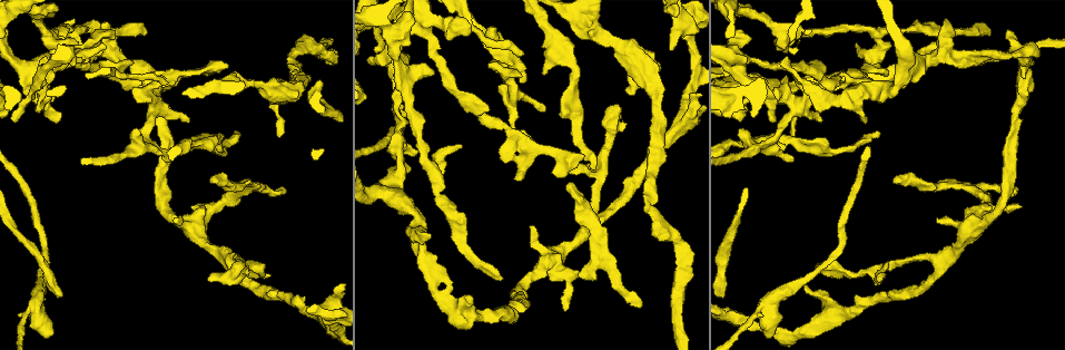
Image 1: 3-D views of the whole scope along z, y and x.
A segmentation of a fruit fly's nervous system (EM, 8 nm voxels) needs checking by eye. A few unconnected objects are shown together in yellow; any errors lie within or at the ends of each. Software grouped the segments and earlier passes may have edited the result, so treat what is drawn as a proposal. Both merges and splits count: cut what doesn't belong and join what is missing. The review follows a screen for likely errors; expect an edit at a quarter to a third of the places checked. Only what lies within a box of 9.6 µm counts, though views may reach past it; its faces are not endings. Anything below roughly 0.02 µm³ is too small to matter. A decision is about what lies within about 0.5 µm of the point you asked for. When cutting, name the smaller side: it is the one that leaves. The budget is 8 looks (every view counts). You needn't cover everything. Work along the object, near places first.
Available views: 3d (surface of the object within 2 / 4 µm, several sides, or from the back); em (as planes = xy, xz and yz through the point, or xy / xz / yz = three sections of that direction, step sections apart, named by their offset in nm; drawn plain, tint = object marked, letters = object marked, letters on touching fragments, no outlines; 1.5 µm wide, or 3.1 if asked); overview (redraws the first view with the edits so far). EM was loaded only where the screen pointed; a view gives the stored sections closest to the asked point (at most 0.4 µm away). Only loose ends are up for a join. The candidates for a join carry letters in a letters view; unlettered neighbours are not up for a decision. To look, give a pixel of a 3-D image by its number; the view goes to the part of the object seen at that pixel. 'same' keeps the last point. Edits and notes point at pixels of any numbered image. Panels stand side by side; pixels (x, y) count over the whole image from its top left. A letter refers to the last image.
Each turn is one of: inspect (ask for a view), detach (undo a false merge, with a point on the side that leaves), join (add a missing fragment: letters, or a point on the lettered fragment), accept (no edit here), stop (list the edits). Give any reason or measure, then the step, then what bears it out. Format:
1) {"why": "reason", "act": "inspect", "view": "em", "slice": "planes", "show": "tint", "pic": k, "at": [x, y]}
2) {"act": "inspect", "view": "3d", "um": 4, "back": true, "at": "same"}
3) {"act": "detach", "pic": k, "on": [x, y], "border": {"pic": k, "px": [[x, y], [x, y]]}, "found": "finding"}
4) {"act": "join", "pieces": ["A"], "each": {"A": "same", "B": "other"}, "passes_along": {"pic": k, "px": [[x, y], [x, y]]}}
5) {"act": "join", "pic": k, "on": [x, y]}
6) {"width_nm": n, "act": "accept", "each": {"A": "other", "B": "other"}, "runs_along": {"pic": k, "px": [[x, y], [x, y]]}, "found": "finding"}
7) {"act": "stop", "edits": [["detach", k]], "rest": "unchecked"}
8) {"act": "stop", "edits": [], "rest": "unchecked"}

{"why": "branch stops here", "act": "inspect", "view": "em", "slice": "xy", "step": 8, "show": "letters", "pic": 1, "at": [413, 156]}

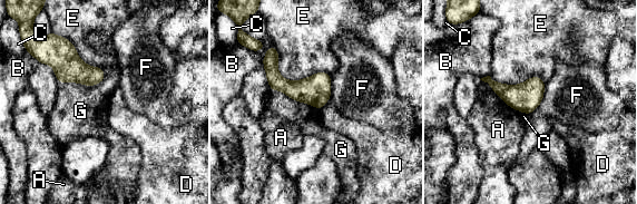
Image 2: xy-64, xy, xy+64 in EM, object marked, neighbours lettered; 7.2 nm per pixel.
{"longest_contact_nm": ["E", 460], "act": "accept", "each": {"A": "other", "B": "other", "C": "other", "D": "other", "E": "other", "F": "other", "G": "other"}, "border": {"pic": 2, "px": [[274, 45], [284, 78], [331, 75]]}, "found": "no lettered fragment goes on from it"}

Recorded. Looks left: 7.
{"why": "end of a long branch", "act": "inspect", "view": "3d", "um": 2, "back": true, "pic": 1, "at": [14, 120]}

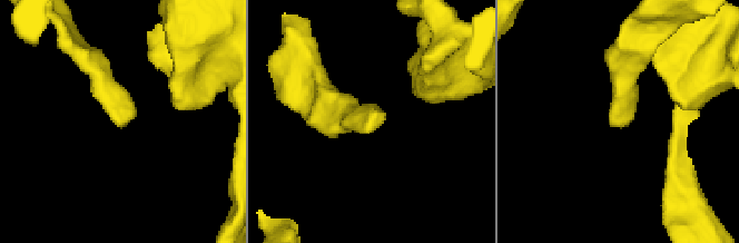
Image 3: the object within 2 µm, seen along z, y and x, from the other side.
{"act": "inspect", "view": "em", "slice": "xy", "step": 8, "show": "tint", "pic": 3, "at": [621, 126]}

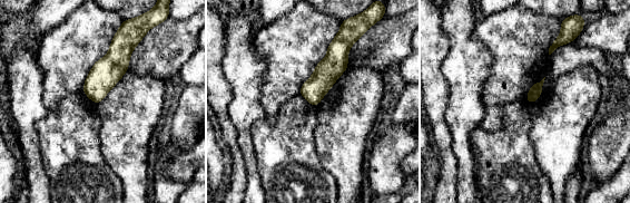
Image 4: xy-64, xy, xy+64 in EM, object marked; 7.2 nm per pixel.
{"act": "inspect", "view": "em", "slice": "planes", "show": "letters", "at": "same"}

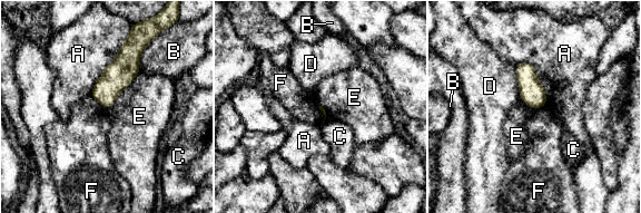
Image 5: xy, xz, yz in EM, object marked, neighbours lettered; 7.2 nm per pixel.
{"act": "accept", "each": {"A": "other", "B": "other", "C": "other", "D": "other", "E": "other", "F": "other"}, "border": {"pic": 5, "px": [[139, 71], [107, 109]]}, "found": "none of them fits"}

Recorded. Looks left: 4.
{"why": "thin end", "act": "inspect", "view": "em", "slice": "planes", "show": "plain", "pic": 1, "at": [793, 133]}

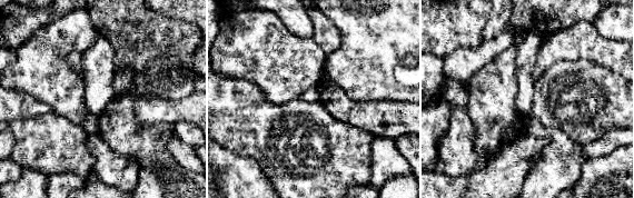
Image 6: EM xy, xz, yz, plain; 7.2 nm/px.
{"act": "inspect", "view": "em", "slice": "planes", "show": "tint", "at": "same"}

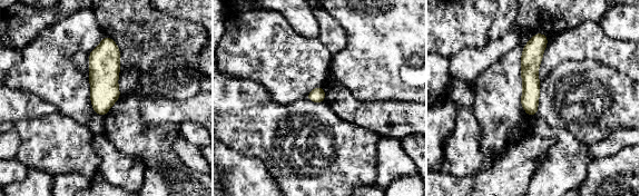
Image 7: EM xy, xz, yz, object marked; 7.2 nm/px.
{"why": "see the neighbours", "act": "inspect", "view": "em", "slice": "planes", "show": "letters", "at": "same"}

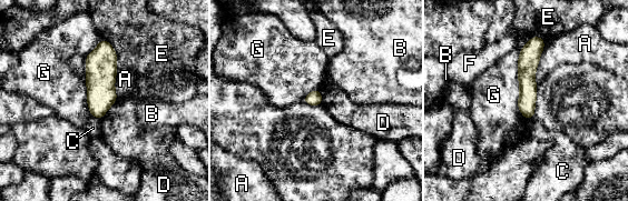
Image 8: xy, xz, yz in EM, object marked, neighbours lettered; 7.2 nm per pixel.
{"act": "accept", "each": {"A": "other", "B": "other", "C": "other", "D": "other", "E": "other", "F": "other", "G": "other"}, "found": "no lettered fragment goes on from it"}

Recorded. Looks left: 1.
{"act": "stop", "edits": [], "rest": "unchecked"}

